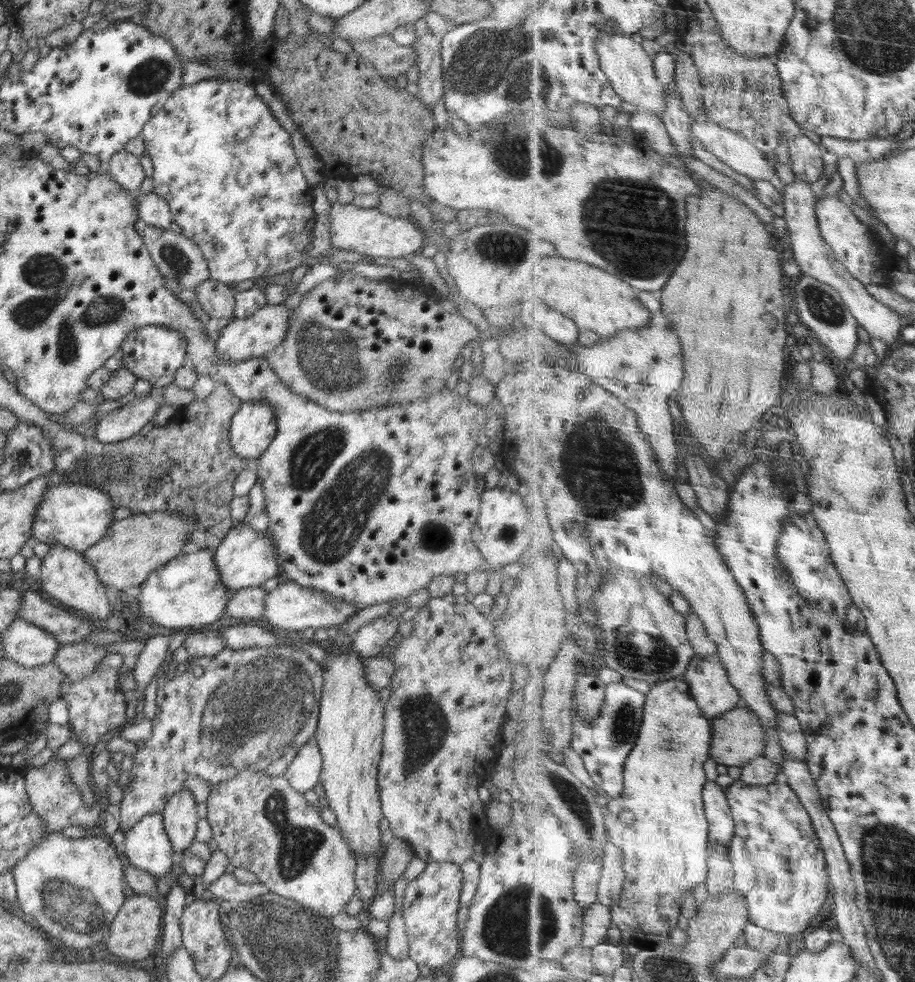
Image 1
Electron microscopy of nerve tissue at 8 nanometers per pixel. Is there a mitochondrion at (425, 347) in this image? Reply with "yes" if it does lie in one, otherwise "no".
no

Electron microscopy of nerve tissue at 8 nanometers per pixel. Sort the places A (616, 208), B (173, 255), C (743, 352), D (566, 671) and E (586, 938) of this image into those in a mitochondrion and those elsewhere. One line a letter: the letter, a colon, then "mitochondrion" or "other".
A: mitochondrion
B: mitochondrion
C: other
D: other
E: other

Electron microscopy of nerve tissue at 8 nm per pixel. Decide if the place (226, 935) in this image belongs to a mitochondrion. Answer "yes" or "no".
yes

